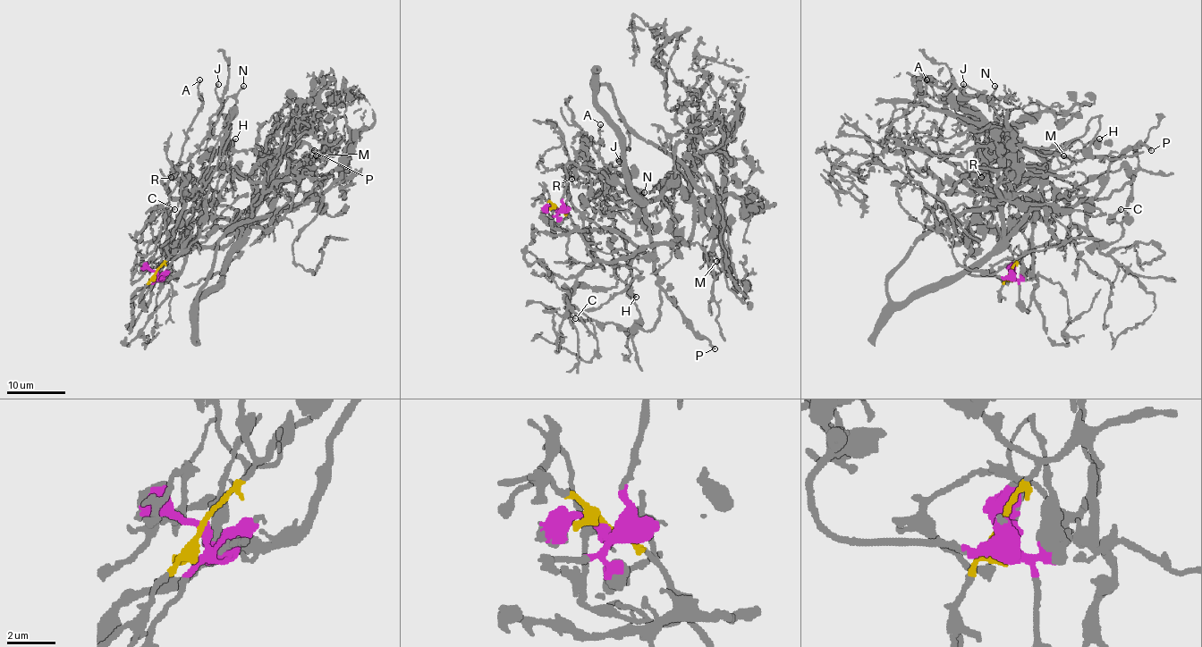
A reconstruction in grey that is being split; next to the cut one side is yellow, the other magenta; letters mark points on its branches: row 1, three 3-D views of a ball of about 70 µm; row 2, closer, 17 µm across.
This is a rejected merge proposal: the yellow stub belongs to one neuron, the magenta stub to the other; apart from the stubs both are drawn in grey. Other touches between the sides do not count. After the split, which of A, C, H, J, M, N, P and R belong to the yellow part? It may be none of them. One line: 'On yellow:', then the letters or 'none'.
On yellow: A, J, M, N, R

